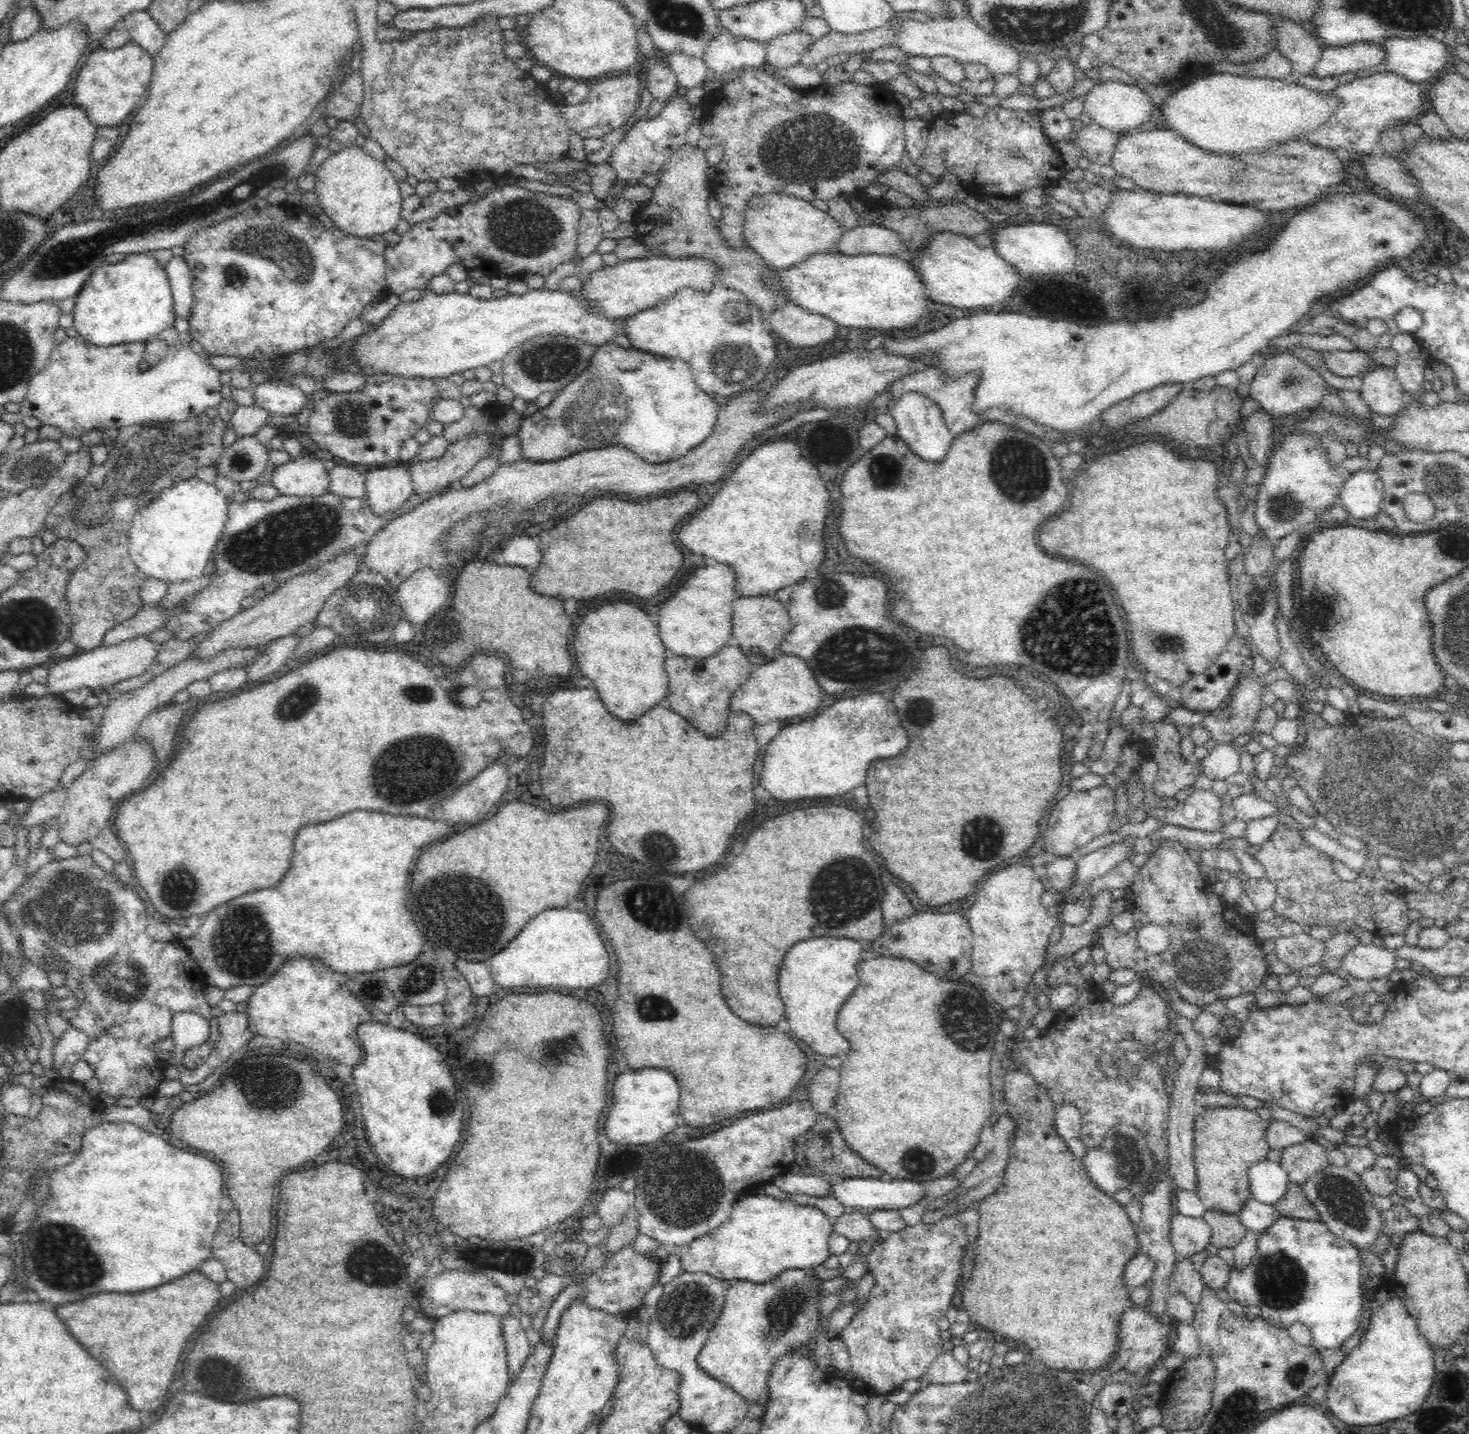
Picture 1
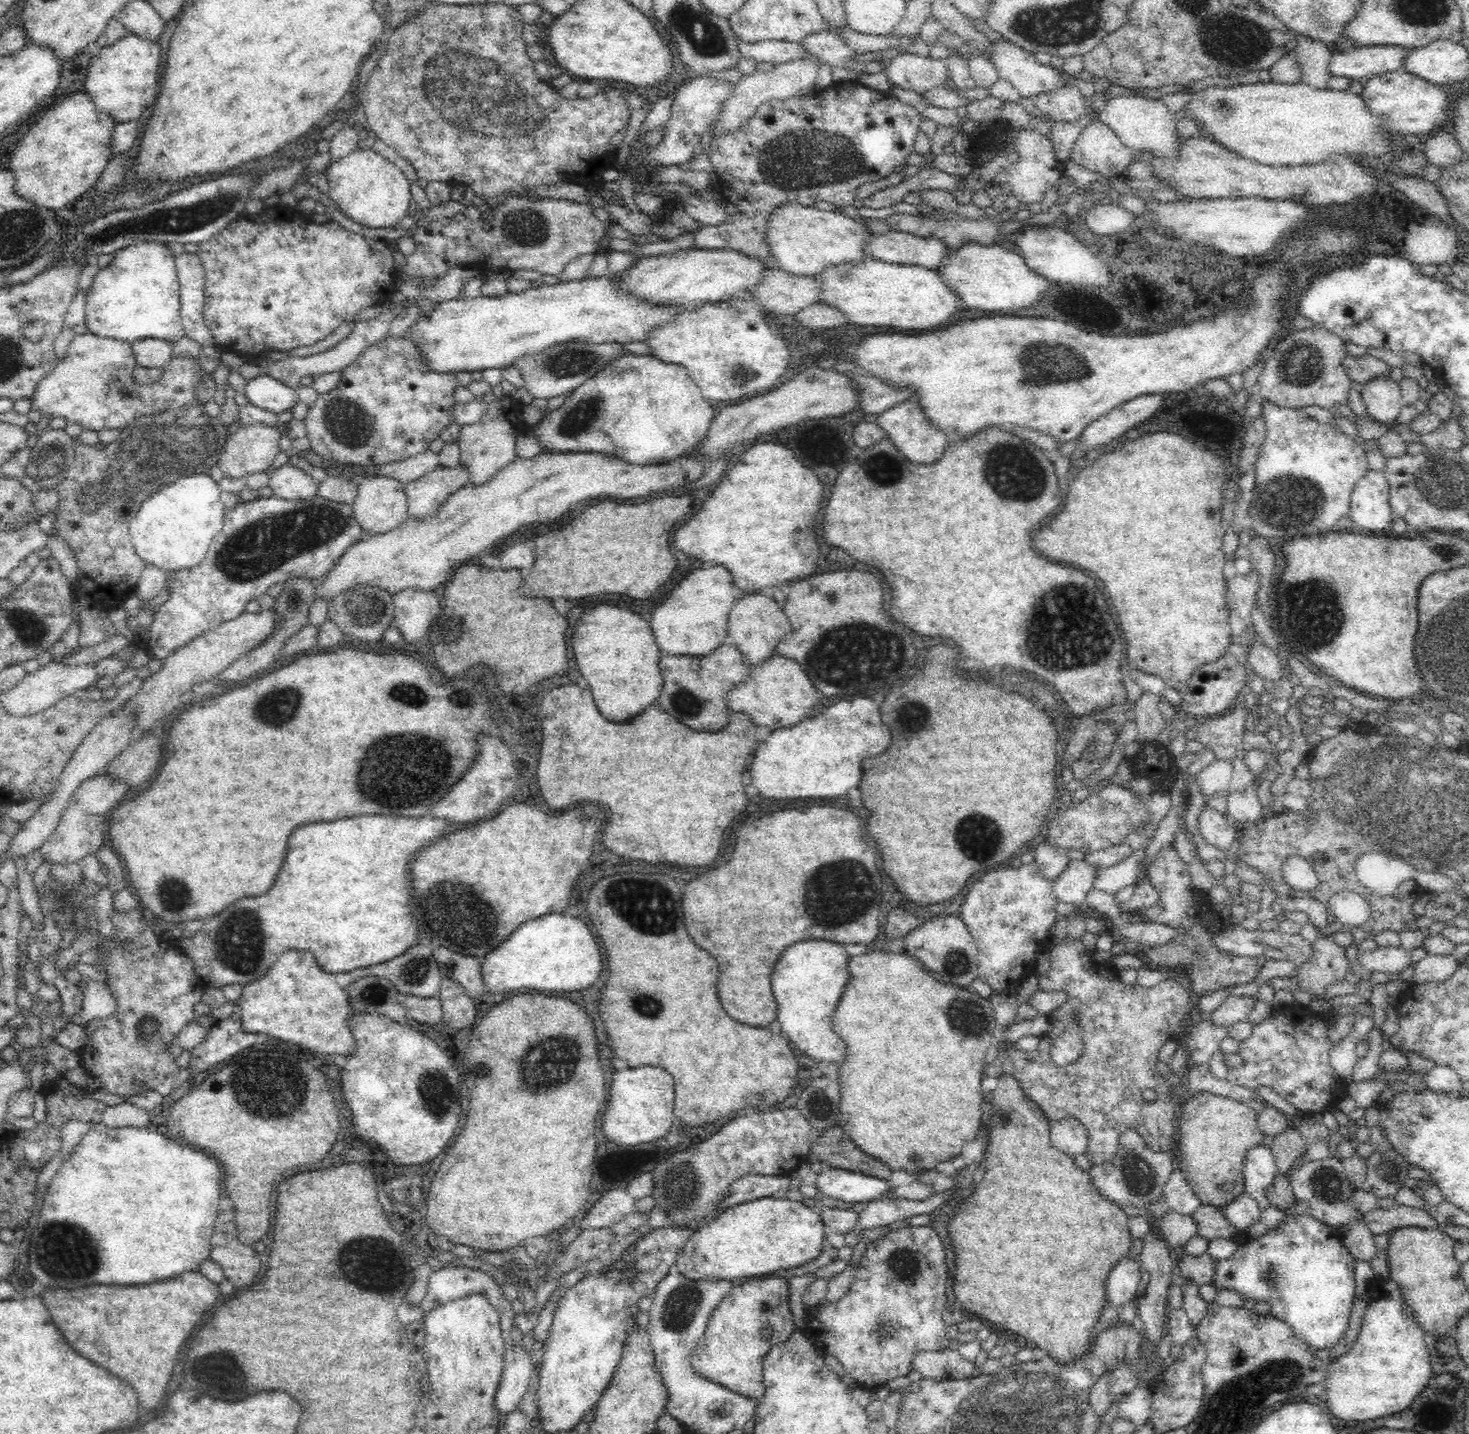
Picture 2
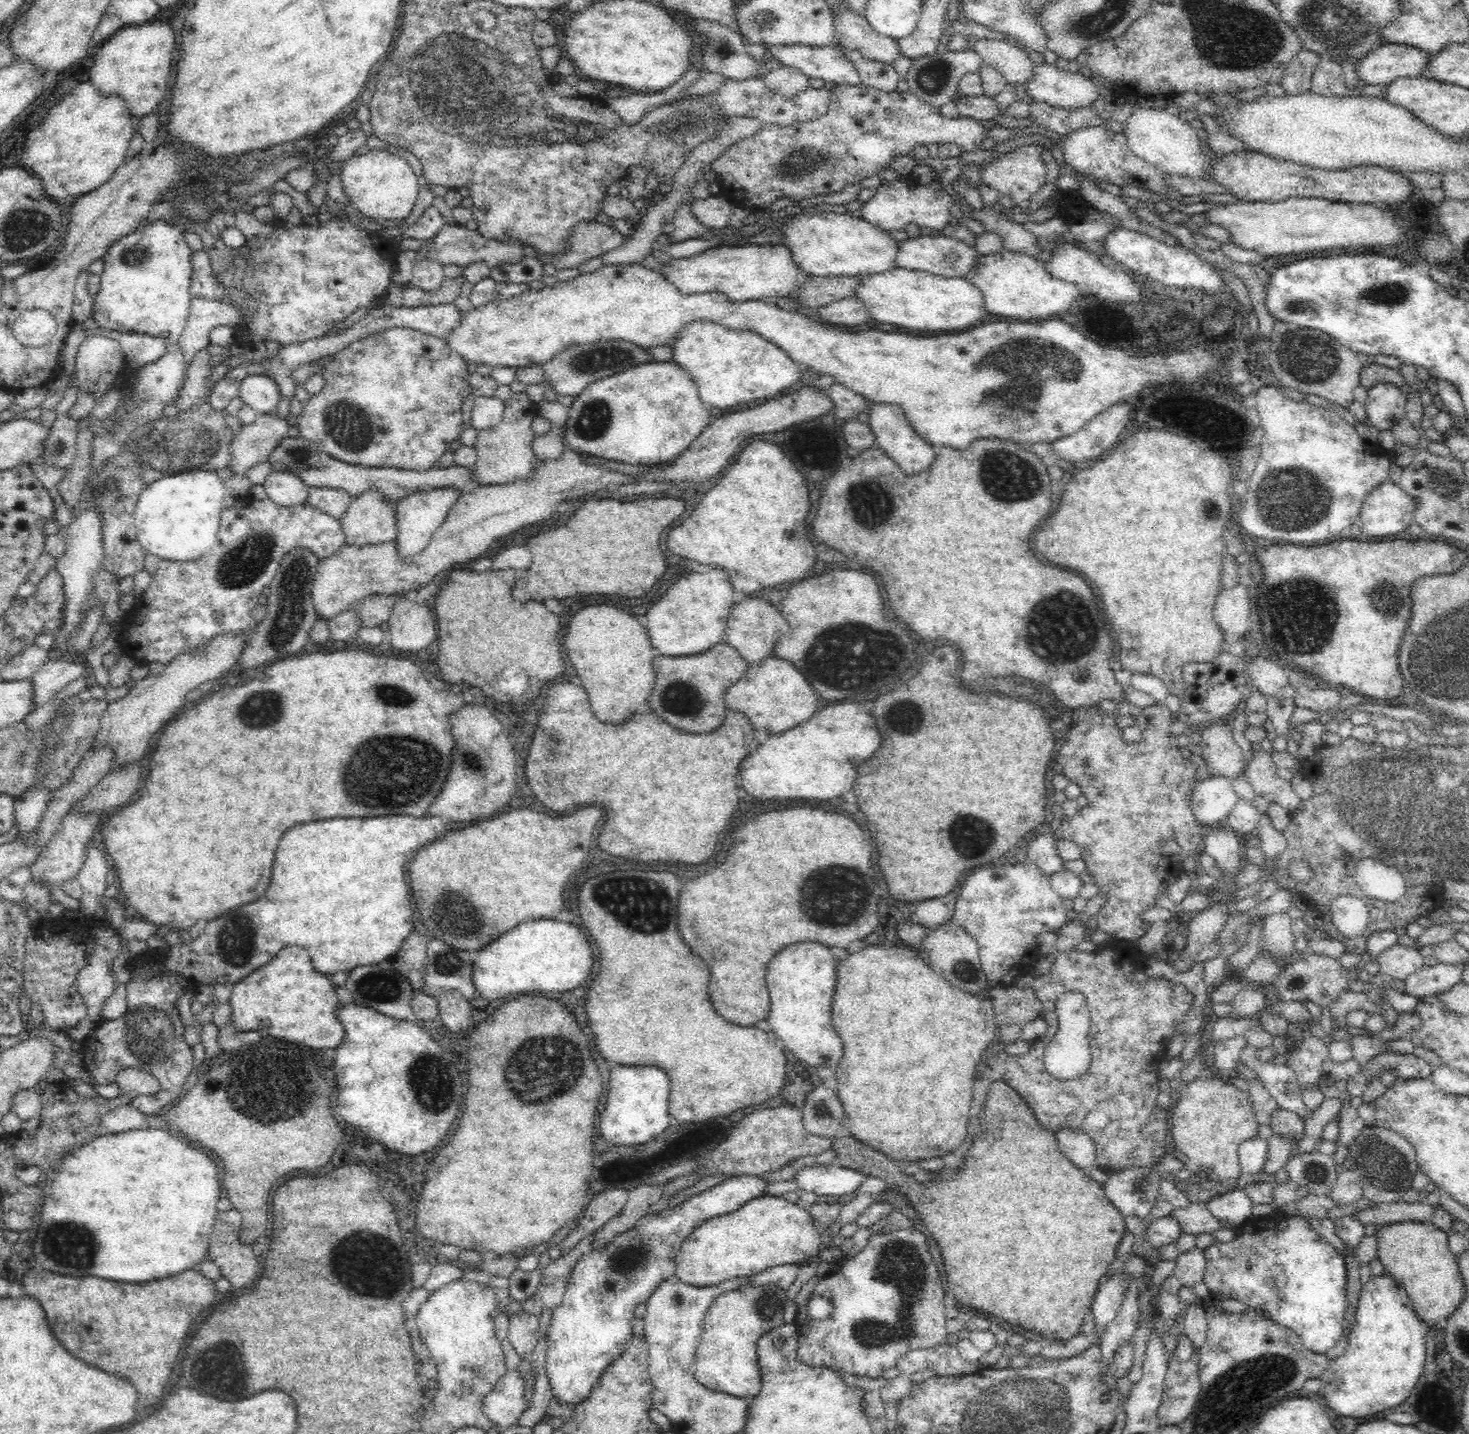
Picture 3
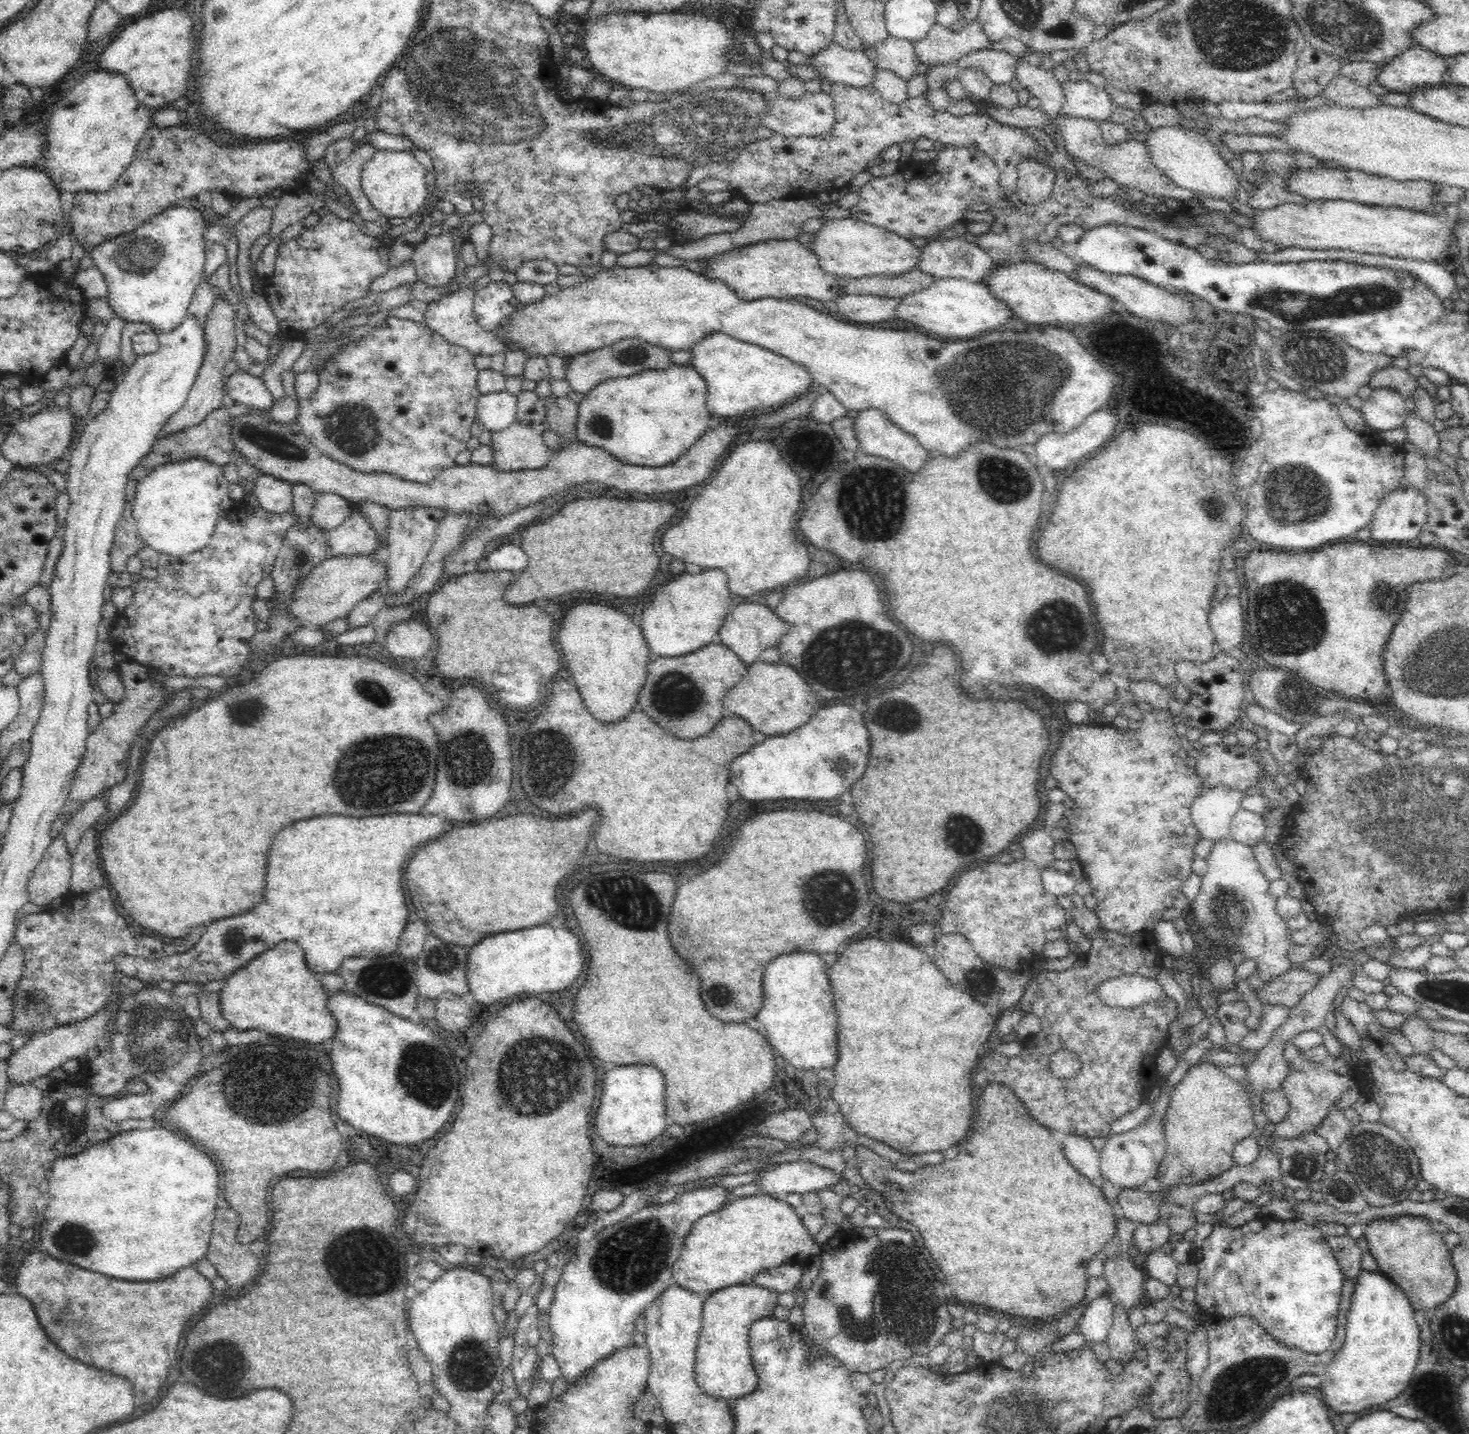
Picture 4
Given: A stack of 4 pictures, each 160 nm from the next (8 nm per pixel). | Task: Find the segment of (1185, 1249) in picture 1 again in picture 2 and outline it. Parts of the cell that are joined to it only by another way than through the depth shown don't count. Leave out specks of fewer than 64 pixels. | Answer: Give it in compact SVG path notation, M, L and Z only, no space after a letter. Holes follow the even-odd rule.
M1170 1209L1154 1222L1154 1226L1157 1234L1170 1248L1183 1247L1188 1239L1196 1234L1196 1223L1190 1215L1180 1214Z

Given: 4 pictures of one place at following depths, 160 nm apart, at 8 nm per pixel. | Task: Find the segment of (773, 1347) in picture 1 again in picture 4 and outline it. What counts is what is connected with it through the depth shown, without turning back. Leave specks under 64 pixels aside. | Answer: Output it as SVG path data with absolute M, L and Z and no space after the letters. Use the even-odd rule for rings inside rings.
M750 1283L735 1284L706 1295L704 1306L702 1306L701 1330L695 1356L695 1382L707 1396L731 1401L747 1396L756 1390L759 1379L750 1356L748 1342L750 1326L764 1316L772 1316L772 1310L777 1305L776 1296L778 1296L776 1290Z

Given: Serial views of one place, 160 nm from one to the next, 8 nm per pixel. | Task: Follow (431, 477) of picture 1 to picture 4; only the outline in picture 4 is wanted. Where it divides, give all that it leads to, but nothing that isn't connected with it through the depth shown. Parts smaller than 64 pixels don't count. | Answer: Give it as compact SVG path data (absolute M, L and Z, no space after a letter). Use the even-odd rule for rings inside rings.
M413 506L403 509L389 510L389 527L384 536L386 542L385 562L386 562L386 587L388 595L401 595L413 581L413 578L420 572L422 565L433 542L436 538L437 526L446 516L448 511L442 508L432 508L423 506Z

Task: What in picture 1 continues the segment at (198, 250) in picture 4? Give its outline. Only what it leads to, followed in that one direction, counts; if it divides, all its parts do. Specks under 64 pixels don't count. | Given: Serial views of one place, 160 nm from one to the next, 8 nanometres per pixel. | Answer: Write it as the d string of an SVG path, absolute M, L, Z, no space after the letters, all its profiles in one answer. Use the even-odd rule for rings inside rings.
M128 254L115 264L103 263L92 271L73 306L74 328L90 344L114 346L148 341L175 322L173 294L165 267L153 255Z

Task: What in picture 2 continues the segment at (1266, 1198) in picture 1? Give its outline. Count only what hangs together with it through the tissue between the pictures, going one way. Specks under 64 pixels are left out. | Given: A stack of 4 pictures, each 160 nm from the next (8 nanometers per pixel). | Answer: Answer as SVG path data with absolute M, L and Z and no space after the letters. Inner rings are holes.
M1256 1144L1246 1150L1243 1160L1243 1177L1248 1195L1258 1203L1263 1211L1270 1206L1265 1191L1271 1186L1276 1172L1275 1158L1270 1148Z

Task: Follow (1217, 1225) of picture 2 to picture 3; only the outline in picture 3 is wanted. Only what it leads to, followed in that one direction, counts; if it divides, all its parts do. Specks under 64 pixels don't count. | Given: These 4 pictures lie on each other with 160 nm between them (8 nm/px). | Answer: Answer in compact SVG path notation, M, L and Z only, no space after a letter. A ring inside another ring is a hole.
M1191 1202L1188 1206L1176 1207L1169 1216L1176 1219L1182 1232L1188 1236L1220 1229L1220 1222L1208 1211L1205 1203Z

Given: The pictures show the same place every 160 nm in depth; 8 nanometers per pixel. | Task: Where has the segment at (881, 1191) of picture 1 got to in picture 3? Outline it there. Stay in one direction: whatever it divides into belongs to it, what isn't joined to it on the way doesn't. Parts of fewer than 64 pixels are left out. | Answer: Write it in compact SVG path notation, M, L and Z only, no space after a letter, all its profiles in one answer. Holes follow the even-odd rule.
M839 1163L829 1166L804 1166L793 1176L792 1182L799 1187L798 1191L815 1192L818 1195L835 1195L856 1193L862 1184L864 1175L861 1172L843 1167Z

